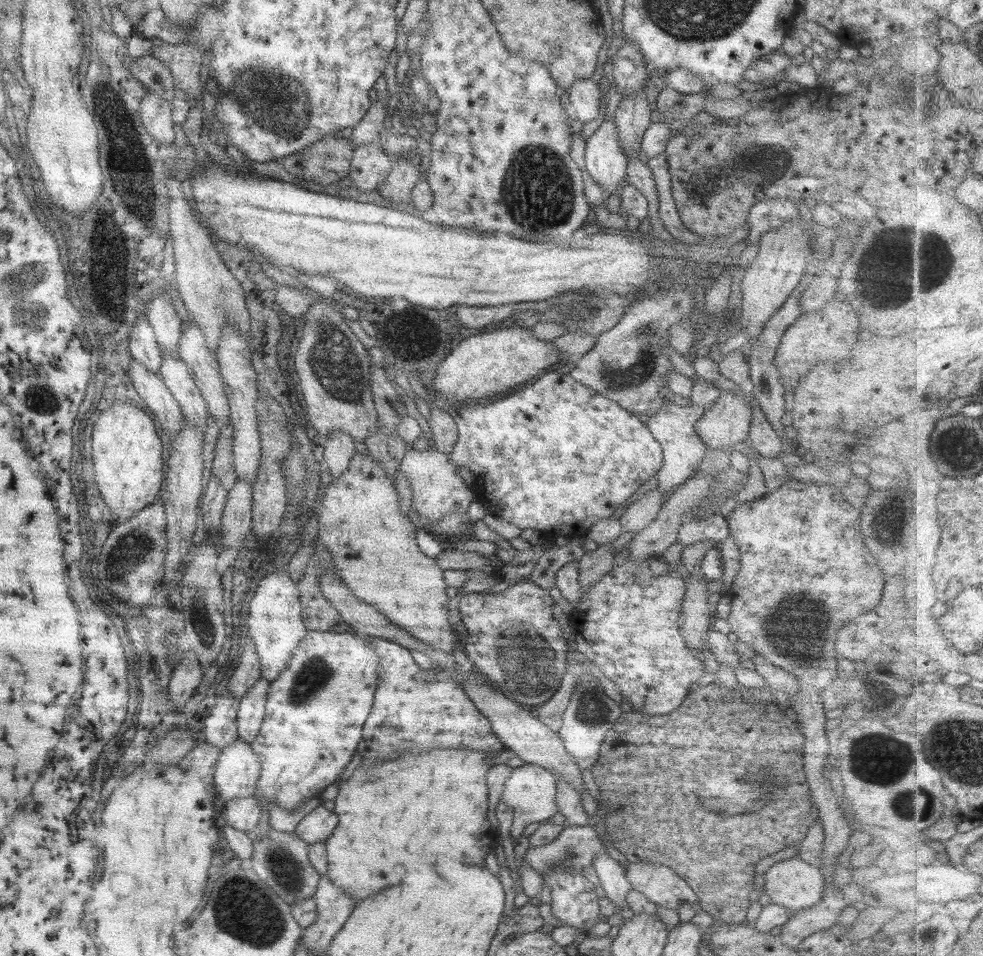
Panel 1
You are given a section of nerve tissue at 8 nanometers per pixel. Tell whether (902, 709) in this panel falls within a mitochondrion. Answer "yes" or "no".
no

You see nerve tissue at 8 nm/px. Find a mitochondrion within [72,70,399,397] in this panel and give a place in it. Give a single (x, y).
(137, 204)

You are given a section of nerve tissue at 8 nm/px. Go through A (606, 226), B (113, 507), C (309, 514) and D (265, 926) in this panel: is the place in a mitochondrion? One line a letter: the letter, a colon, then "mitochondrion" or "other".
A: other
B: other
C: other
D: mitochondrion

